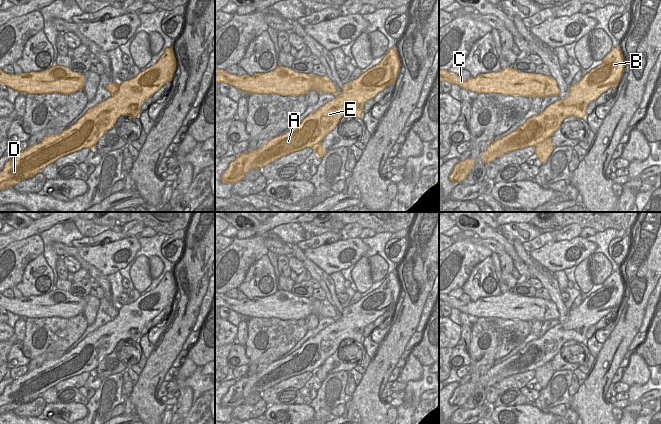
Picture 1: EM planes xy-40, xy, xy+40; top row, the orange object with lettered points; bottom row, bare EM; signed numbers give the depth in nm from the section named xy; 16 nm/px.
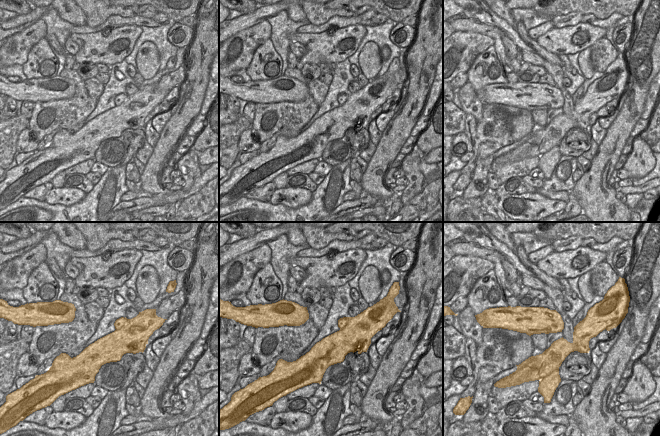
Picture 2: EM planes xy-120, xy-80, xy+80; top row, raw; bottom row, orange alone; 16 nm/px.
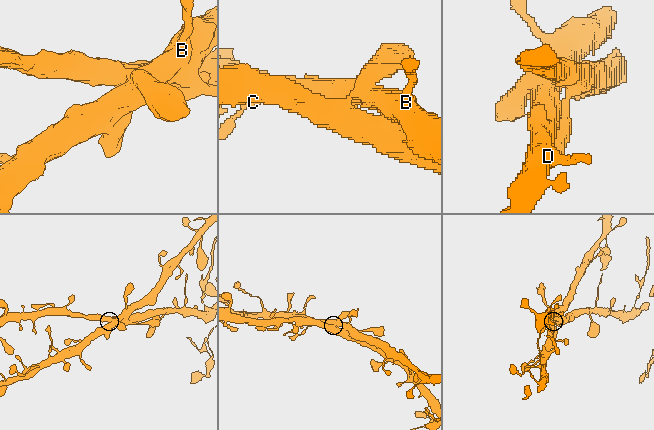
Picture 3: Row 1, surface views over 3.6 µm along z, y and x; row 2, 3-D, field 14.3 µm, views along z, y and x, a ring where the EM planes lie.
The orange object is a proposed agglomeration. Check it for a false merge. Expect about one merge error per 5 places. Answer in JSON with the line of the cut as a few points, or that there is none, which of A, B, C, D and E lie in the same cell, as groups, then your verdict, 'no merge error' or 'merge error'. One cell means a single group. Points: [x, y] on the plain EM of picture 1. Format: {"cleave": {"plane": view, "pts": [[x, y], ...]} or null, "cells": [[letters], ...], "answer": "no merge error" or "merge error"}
{"cleave": null, "cells": [["A", "B", "C", "D", "E"]], "answer": "no merge error"}

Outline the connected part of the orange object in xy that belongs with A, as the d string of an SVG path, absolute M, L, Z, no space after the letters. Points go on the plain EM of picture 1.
M391 272L378 289L362 297L357 303L345 307L339 319L327 299L321 301L298 297L281 289L271 296L255 297L252 300L233 299L215 292L215 306L234 310L248 318L300 320L315 314L336 320L287 357L268 364L258 373L237 379L222 397L222 406L240 406L252 392L263 393L281 381L307 371L323 382L328 374L322 370L322 364L335 353L343 340L362 342L364 328L388 309L395 307L400 290L397 272Z

